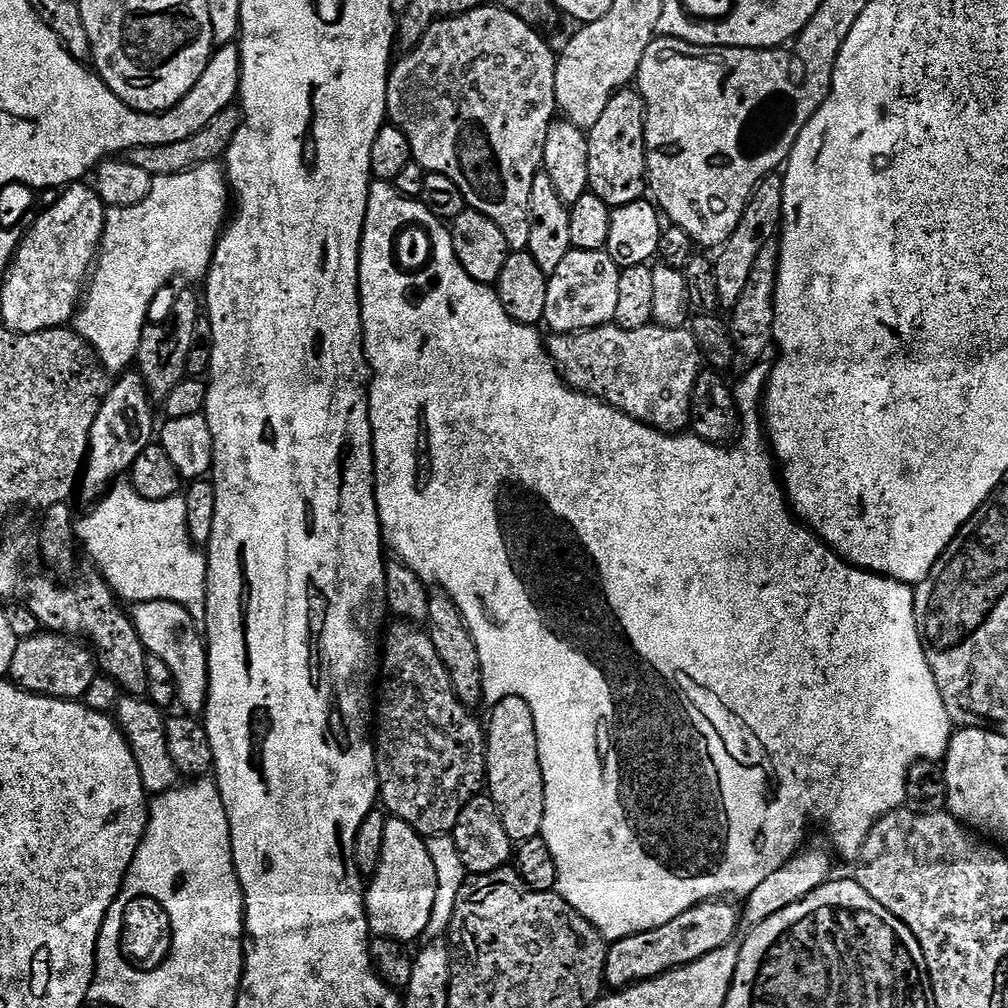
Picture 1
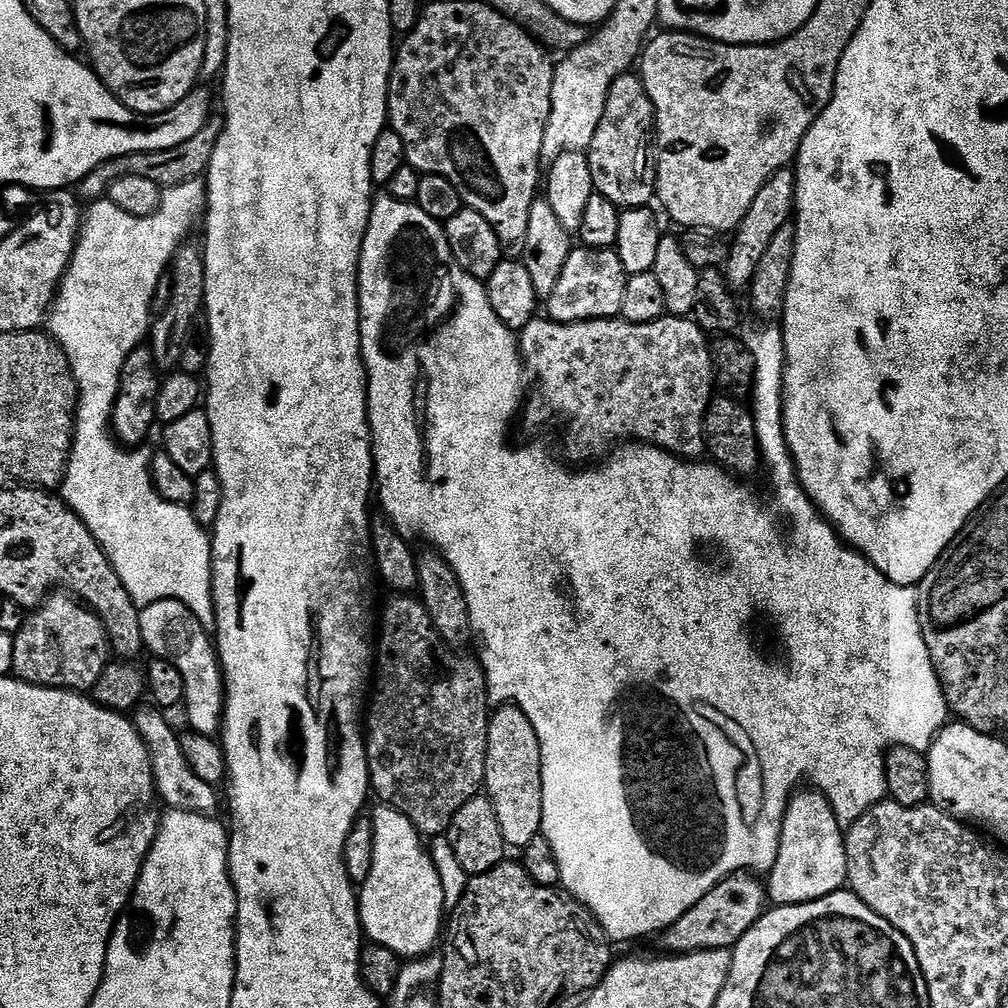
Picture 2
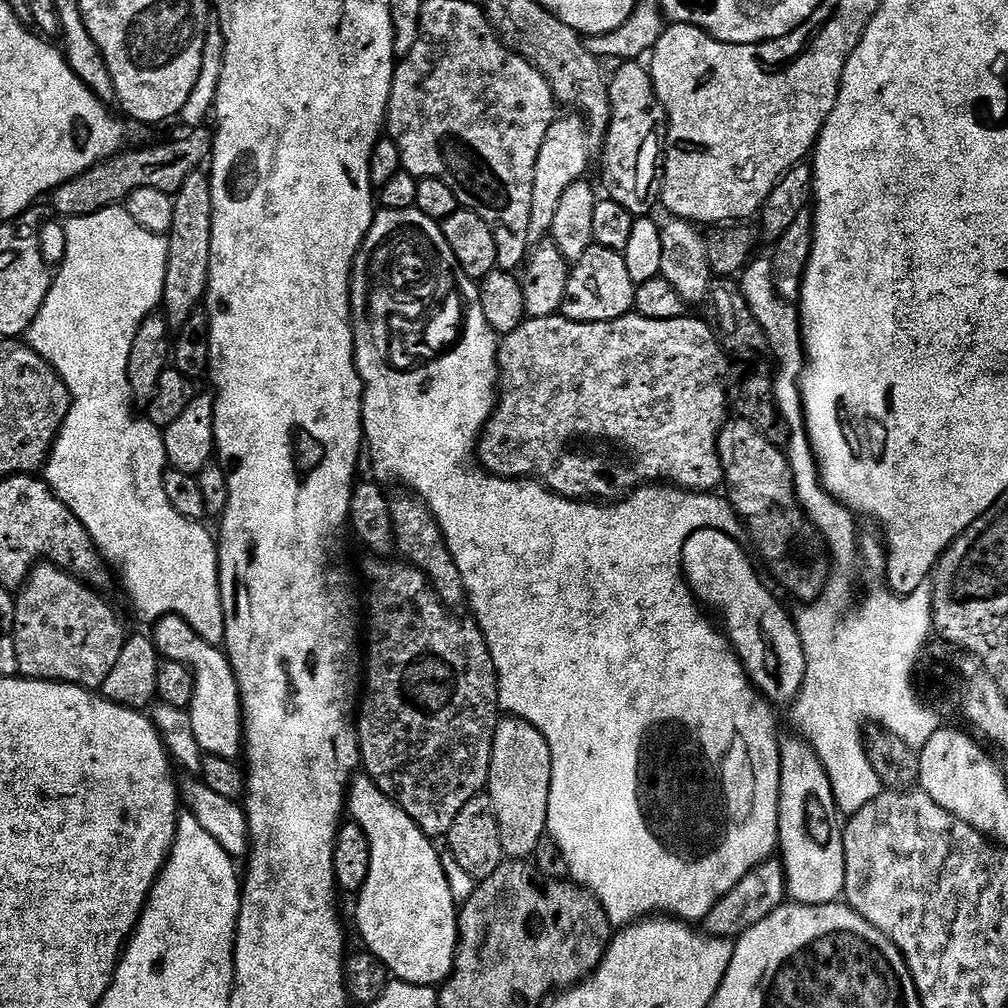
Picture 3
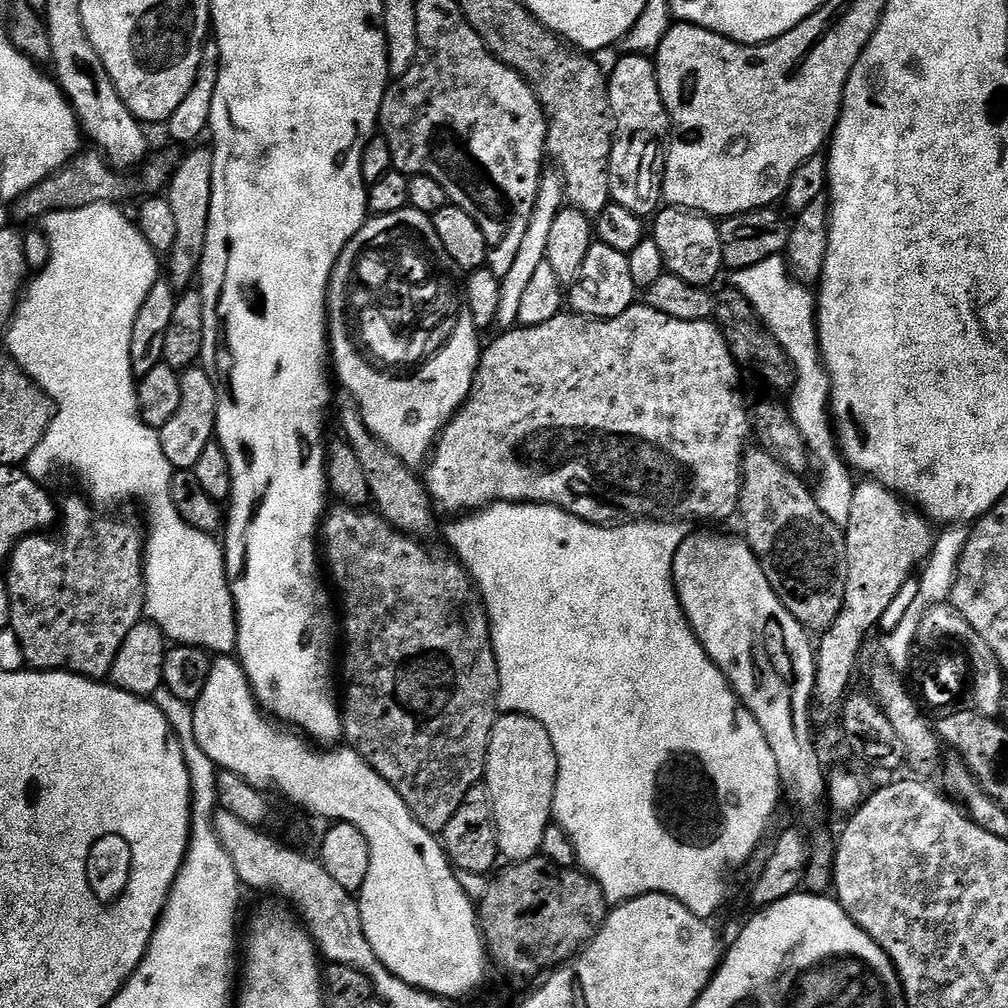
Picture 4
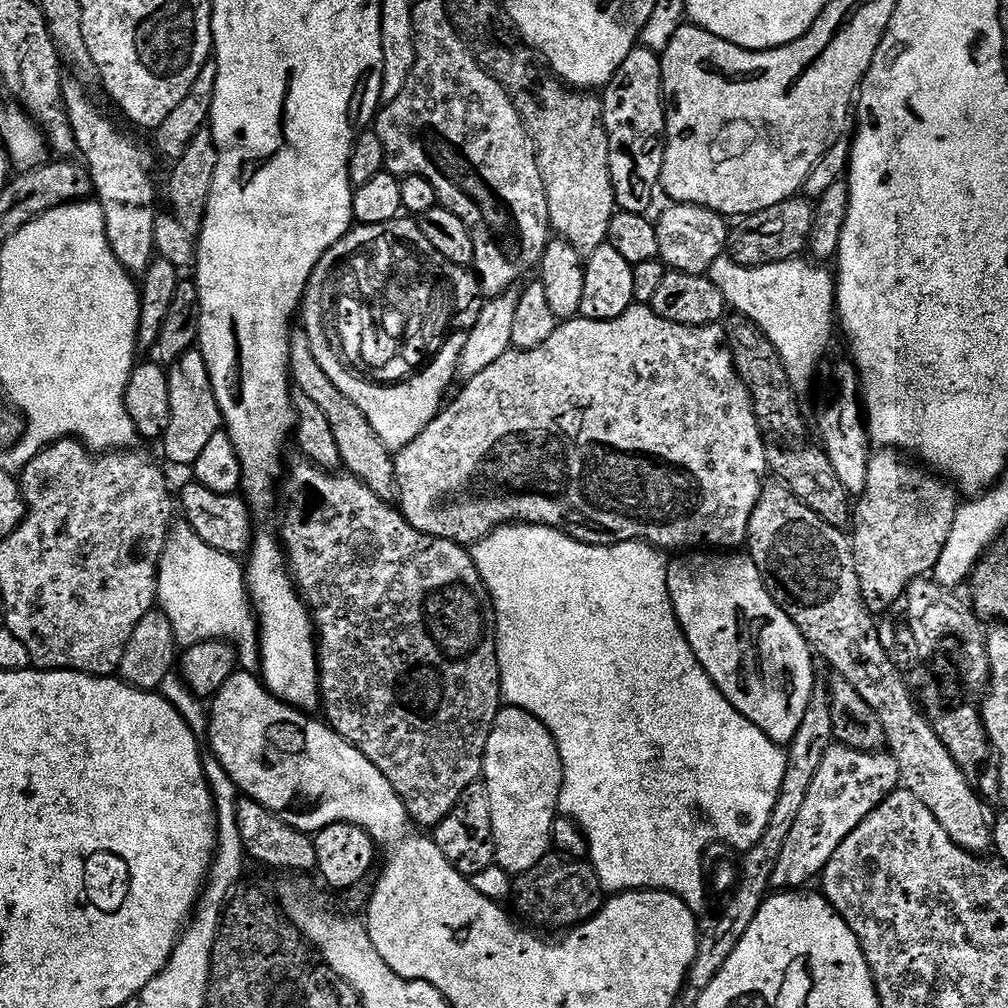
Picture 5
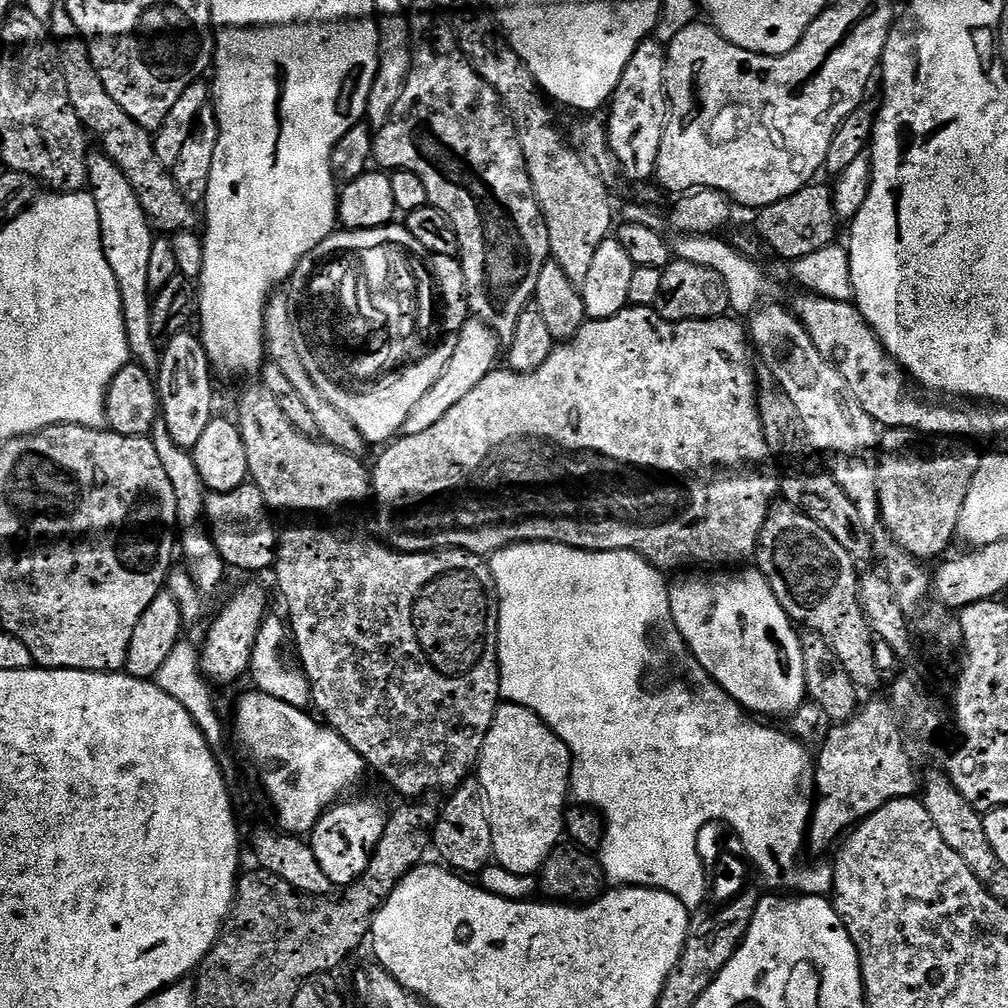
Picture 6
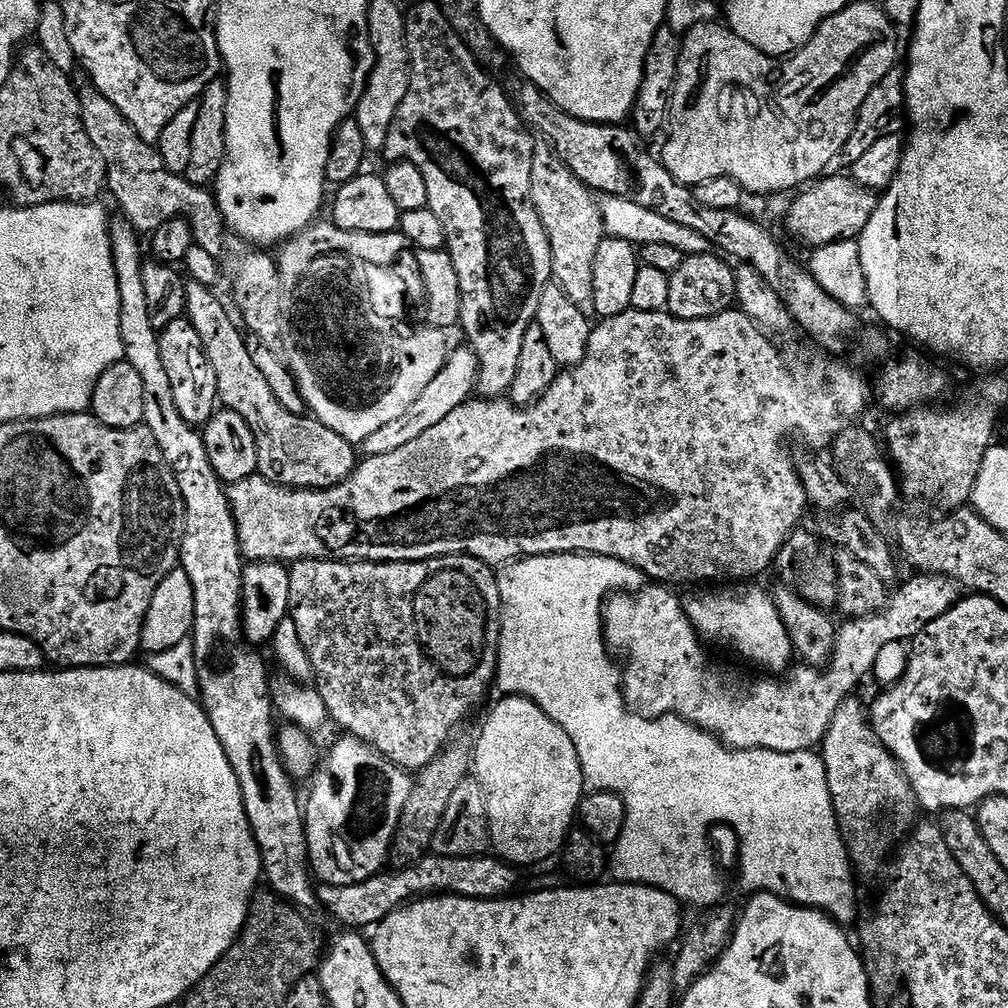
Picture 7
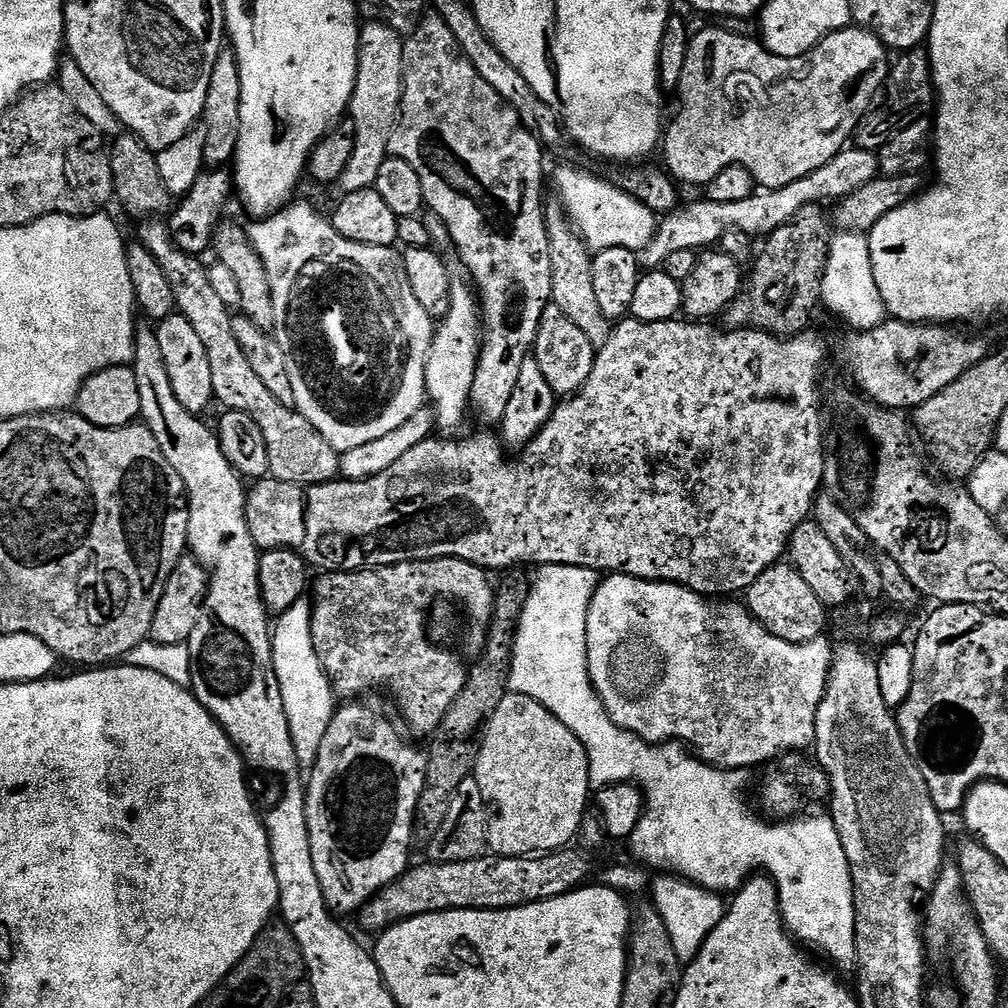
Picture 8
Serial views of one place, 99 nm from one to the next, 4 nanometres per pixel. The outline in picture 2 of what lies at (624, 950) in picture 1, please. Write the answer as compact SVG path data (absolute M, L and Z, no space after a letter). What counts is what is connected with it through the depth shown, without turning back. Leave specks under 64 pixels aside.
M747 870L735 872L718 882L718 886L710 889L693 908L686 910L678 922L664 929L662 939L672 954L731 950L760 921L768 903L766 884L759 875Z

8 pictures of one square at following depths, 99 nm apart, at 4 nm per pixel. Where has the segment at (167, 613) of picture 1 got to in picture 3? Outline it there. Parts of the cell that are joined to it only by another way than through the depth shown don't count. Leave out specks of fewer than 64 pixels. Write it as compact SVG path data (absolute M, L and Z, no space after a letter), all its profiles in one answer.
M163 616L162 619L157 620L151 629L150 637L163 659L188 665L196 676L192 706L187 711L190 721L193 722L194 737L197 738L202 753L236 760L242 752L244 718L240 707L240 687L232 669L232 663L228 661L227 655L217 645L204 641L180 616Z

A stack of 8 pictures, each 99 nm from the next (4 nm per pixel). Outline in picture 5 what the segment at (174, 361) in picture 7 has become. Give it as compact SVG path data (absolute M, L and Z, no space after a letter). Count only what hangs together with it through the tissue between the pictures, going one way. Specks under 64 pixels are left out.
M193 350L175 360L167 373L170 382L170 422L162 437L164 456L172 464L195 466L210 438L214 438L214 434L222 428L220 407L212 389L210 370L204 355Z

